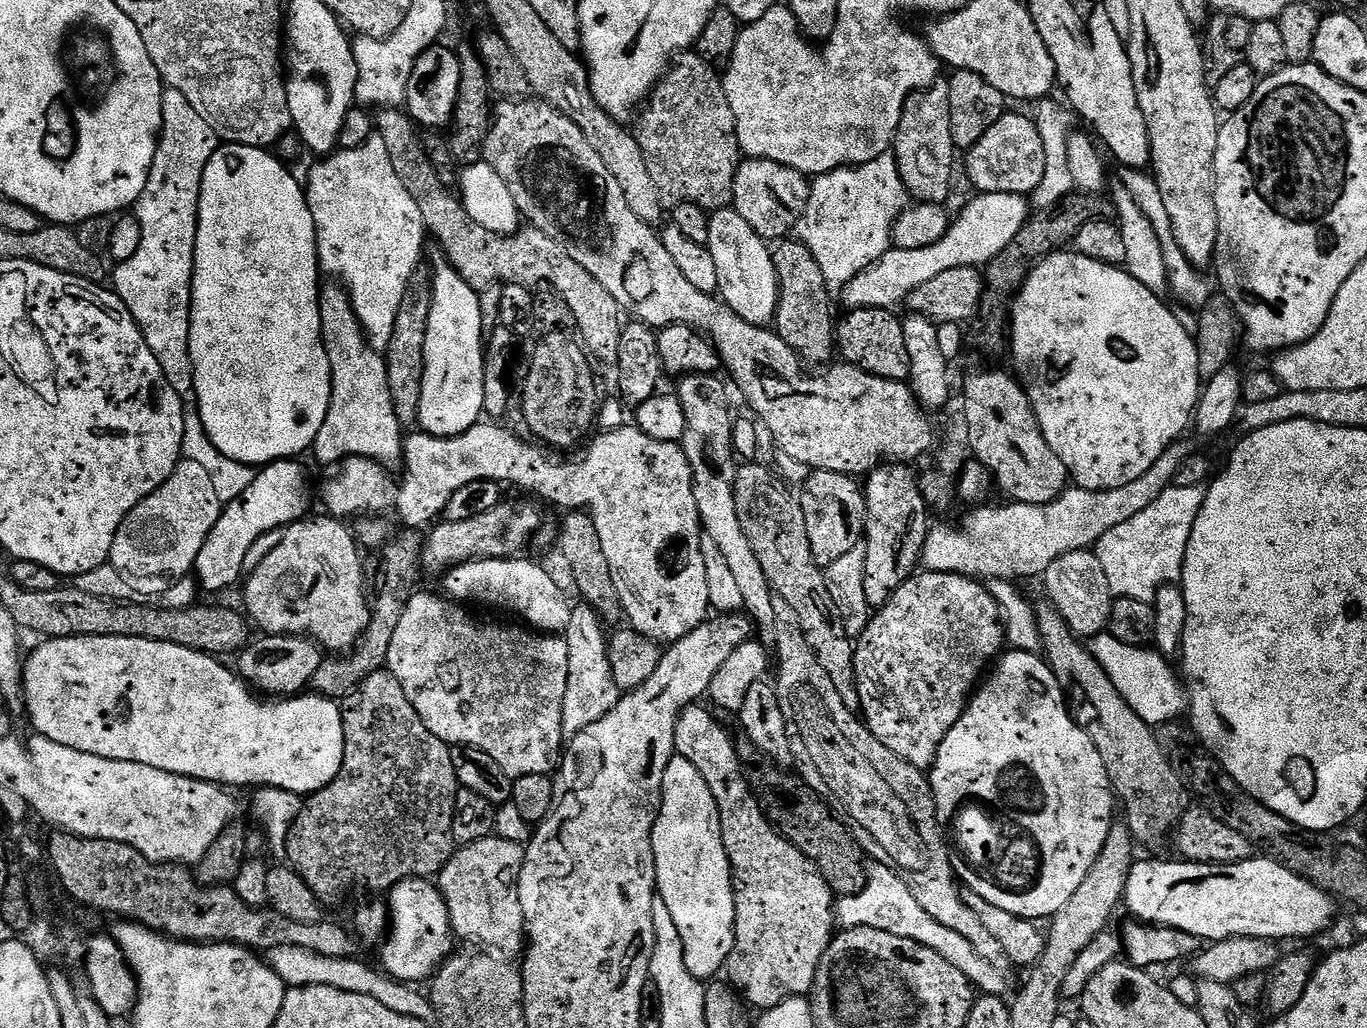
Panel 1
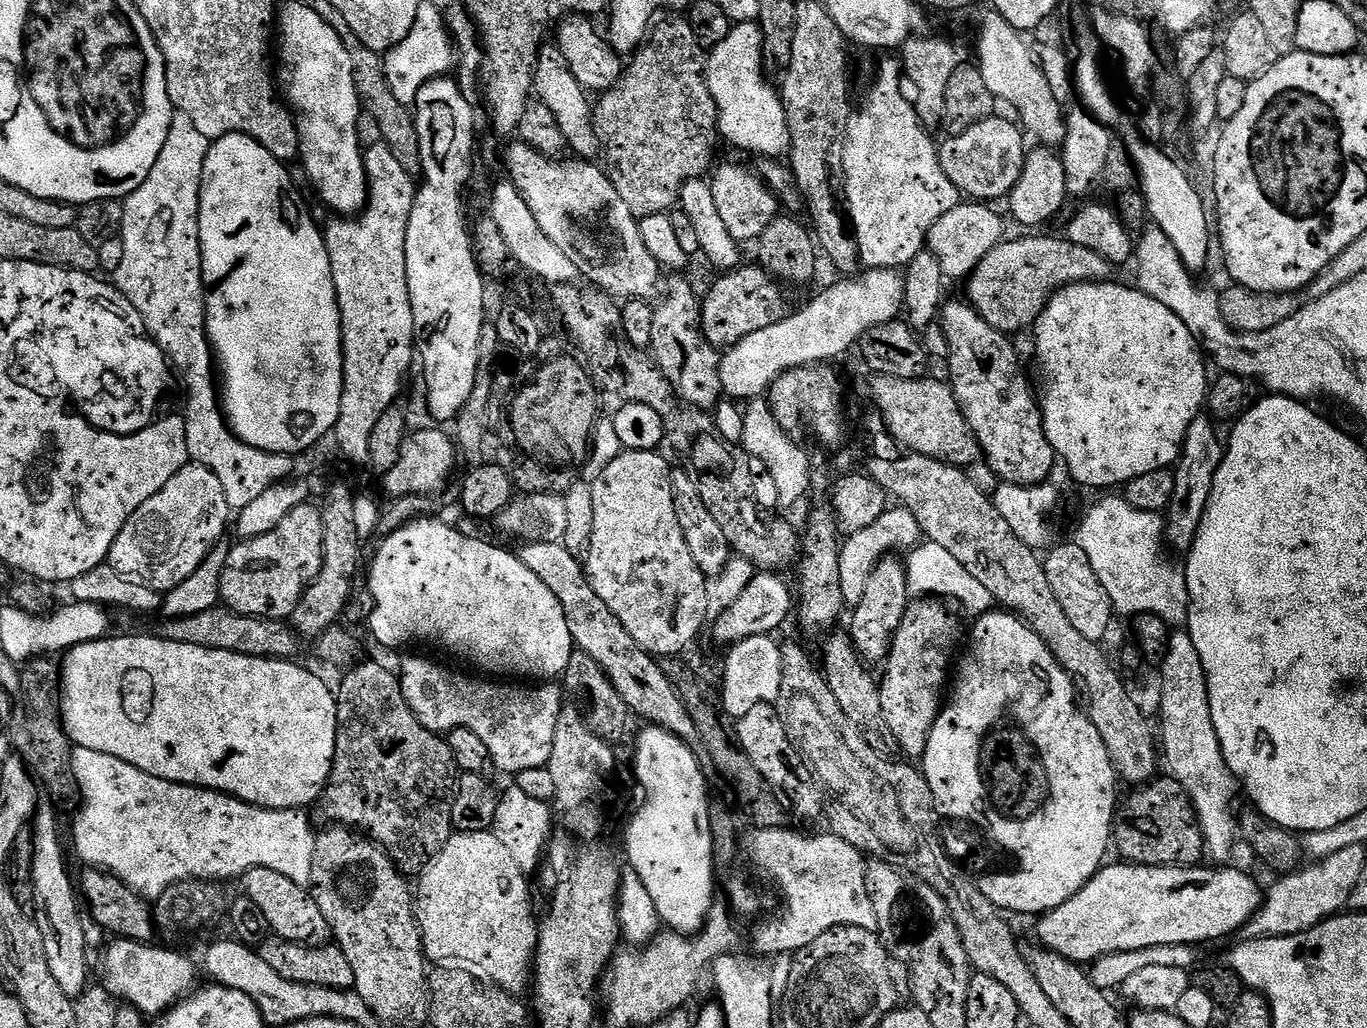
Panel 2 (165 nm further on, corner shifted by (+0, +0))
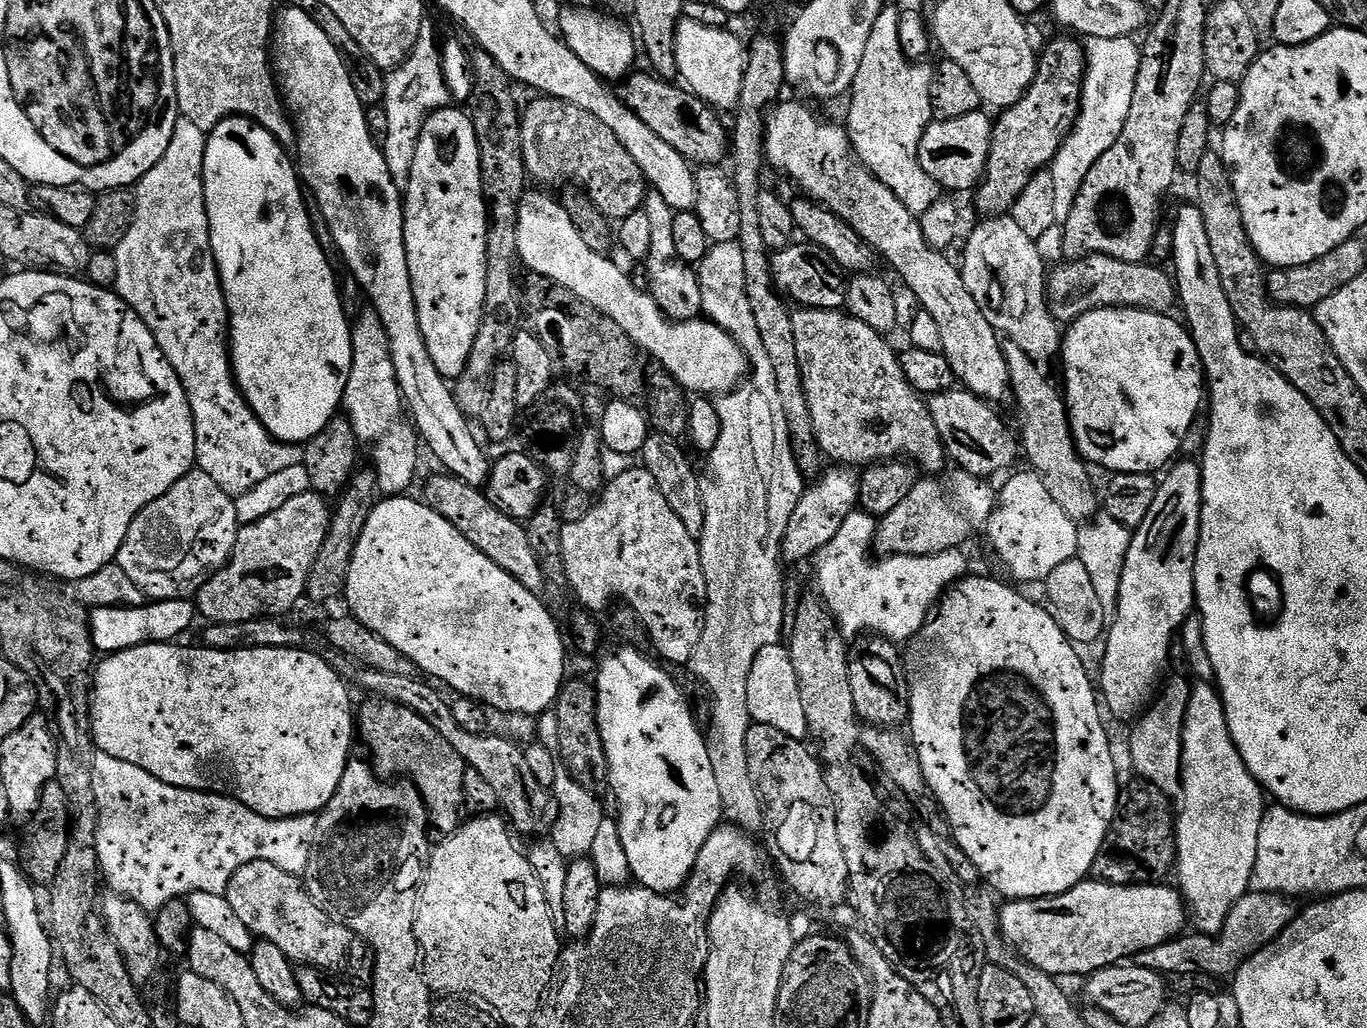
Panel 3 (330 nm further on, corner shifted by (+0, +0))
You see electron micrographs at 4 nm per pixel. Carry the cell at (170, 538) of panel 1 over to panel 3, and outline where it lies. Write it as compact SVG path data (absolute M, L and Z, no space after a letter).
M193 470L174 482L174 486L170 486L170 490L162 494L162 498L150 502L150 506L136 515L115 563L126 570L128 577L134 581L134 586L141 588L149 601L188 598L199 592L201 586L232 557L240 527L235 499L225 494L222 486L218 486L218 482L210 478L210 474Z

